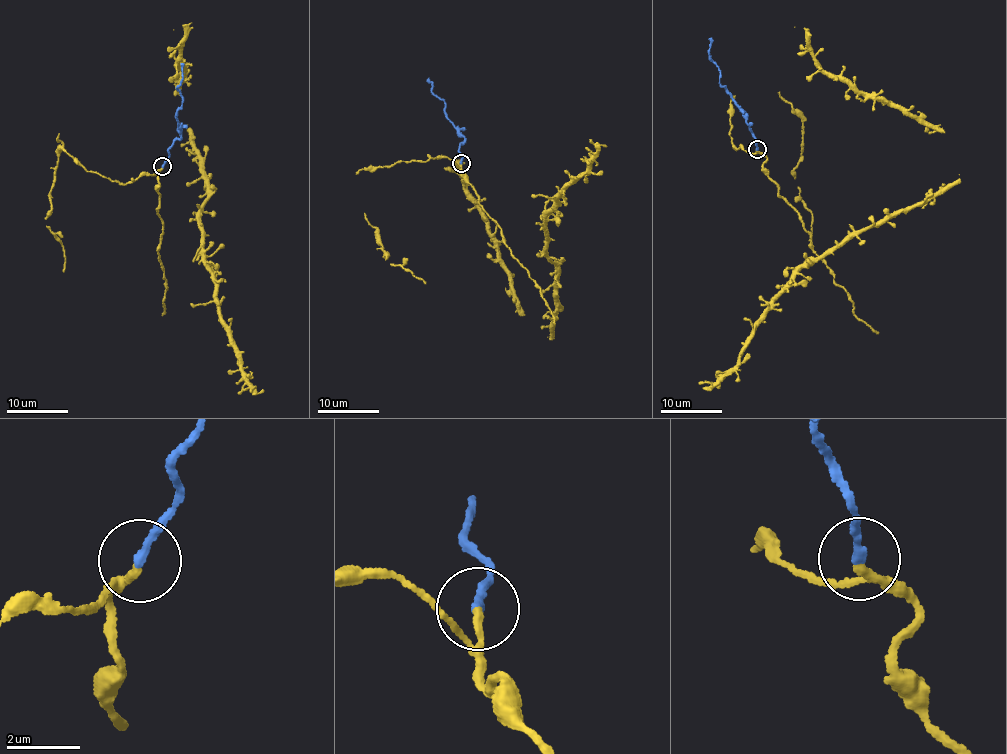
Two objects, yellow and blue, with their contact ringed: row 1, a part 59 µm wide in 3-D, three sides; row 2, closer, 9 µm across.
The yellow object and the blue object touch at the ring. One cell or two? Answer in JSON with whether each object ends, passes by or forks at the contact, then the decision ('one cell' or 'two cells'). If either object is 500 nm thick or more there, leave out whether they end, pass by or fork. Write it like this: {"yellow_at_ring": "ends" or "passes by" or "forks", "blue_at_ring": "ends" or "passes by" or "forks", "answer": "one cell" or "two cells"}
{"yellow_at_ring": "ends", "blue_at_ring": "ends", "answer": "one cell"}

